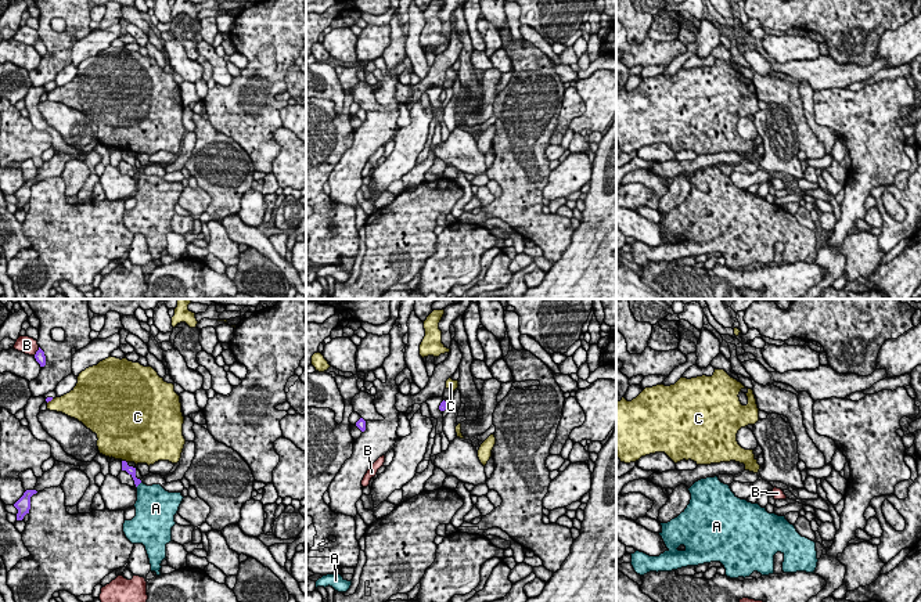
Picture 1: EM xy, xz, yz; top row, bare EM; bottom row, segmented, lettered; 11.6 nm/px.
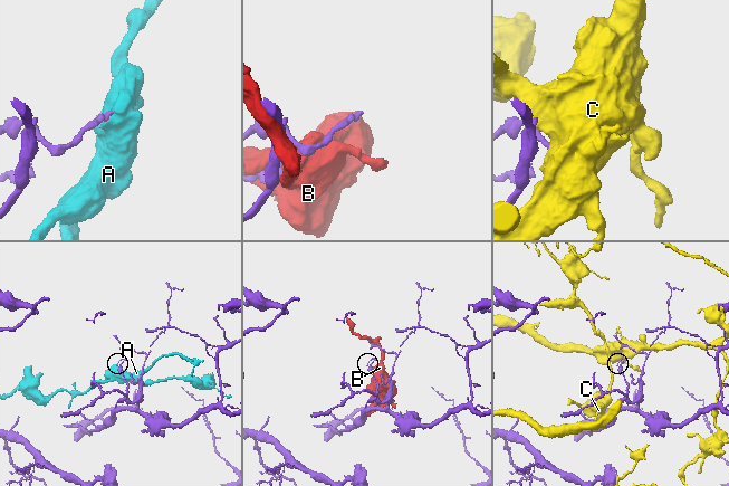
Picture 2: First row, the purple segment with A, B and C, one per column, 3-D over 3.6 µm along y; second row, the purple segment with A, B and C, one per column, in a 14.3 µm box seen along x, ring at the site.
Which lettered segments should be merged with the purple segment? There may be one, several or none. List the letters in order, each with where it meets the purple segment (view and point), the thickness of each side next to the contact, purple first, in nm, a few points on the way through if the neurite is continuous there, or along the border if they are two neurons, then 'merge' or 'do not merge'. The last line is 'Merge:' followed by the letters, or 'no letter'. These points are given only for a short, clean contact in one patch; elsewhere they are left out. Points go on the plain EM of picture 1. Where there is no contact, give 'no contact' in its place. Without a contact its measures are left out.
A: meets purple in xy at (139, 173); 100 nm thick on the purple side, 360 nm on the other; border along xy (141, 172), (136, 176); do not merge
B: meets purple in xy at (36, 42); 120 nm thick on the purple side, 200 nm on the other; do not merge
C: meets purple in xy at (125, 151); 100 nm thick on the purple side, 500 nm on the other; do not merge
Merge: no letter

